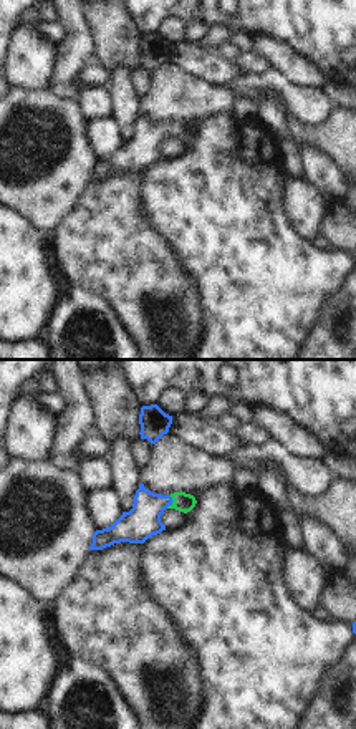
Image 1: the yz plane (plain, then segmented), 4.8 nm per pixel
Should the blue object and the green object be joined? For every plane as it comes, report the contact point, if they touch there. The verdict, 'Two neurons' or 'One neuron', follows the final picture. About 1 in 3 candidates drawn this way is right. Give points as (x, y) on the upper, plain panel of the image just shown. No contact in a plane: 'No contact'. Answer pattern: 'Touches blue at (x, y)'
Touches blue at (171, 131)

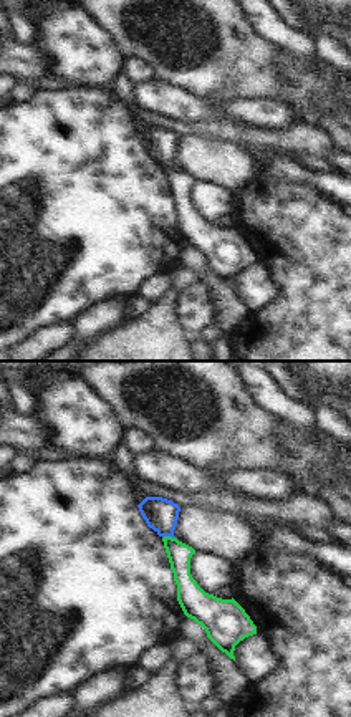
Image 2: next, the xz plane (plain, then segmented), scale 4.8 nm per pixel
Touches blue at (168, 164)

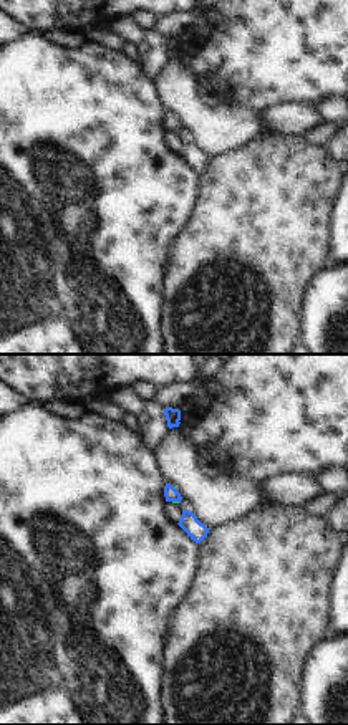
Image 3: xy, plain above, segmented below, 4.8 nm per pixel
Touches blue at (176, 129)

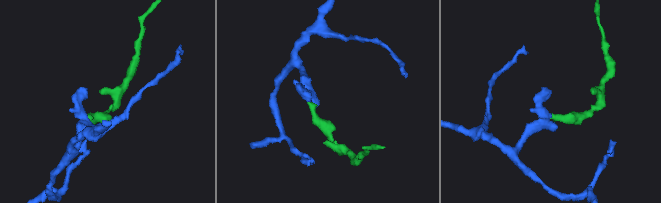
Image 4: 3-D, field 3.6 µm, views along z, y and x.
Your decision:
One neuron

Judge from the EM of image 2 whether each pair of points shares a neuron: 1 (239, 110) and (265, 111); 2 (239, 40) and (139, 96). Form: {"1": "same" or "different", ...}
{"1": "same", "2": "different"}

